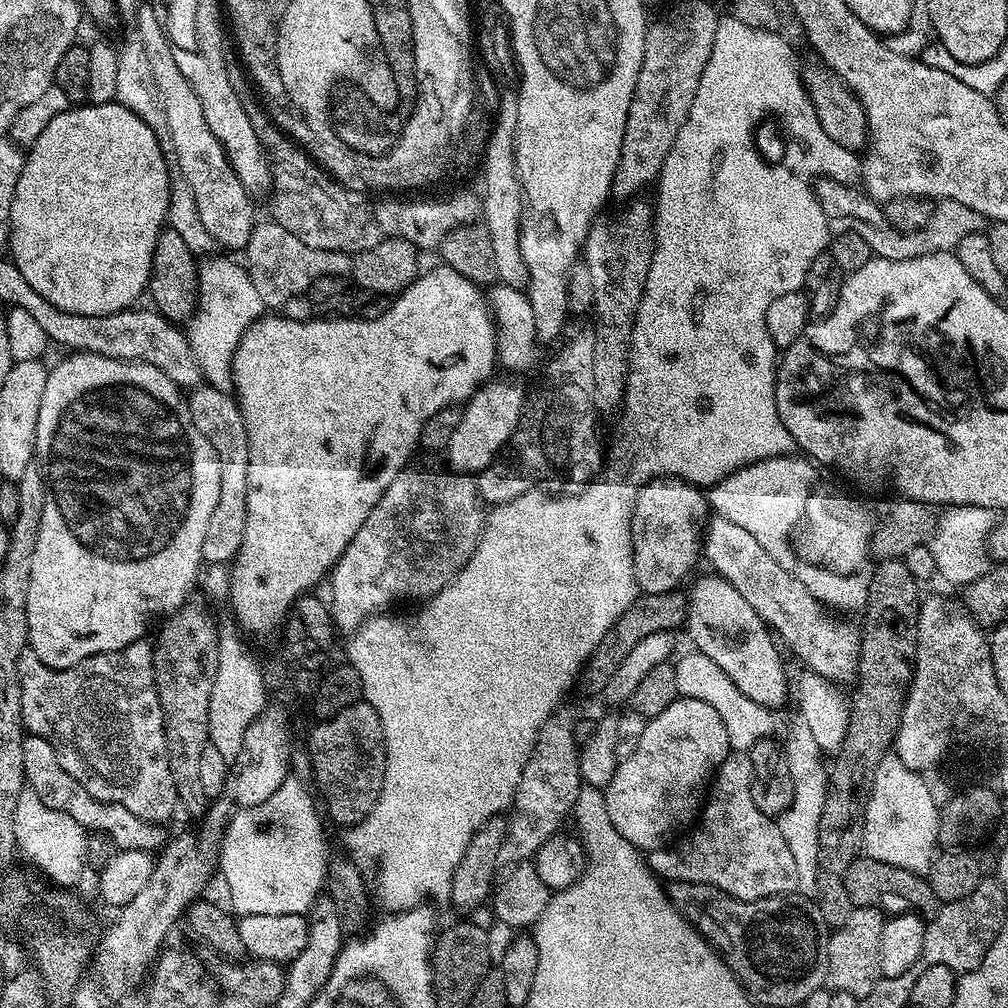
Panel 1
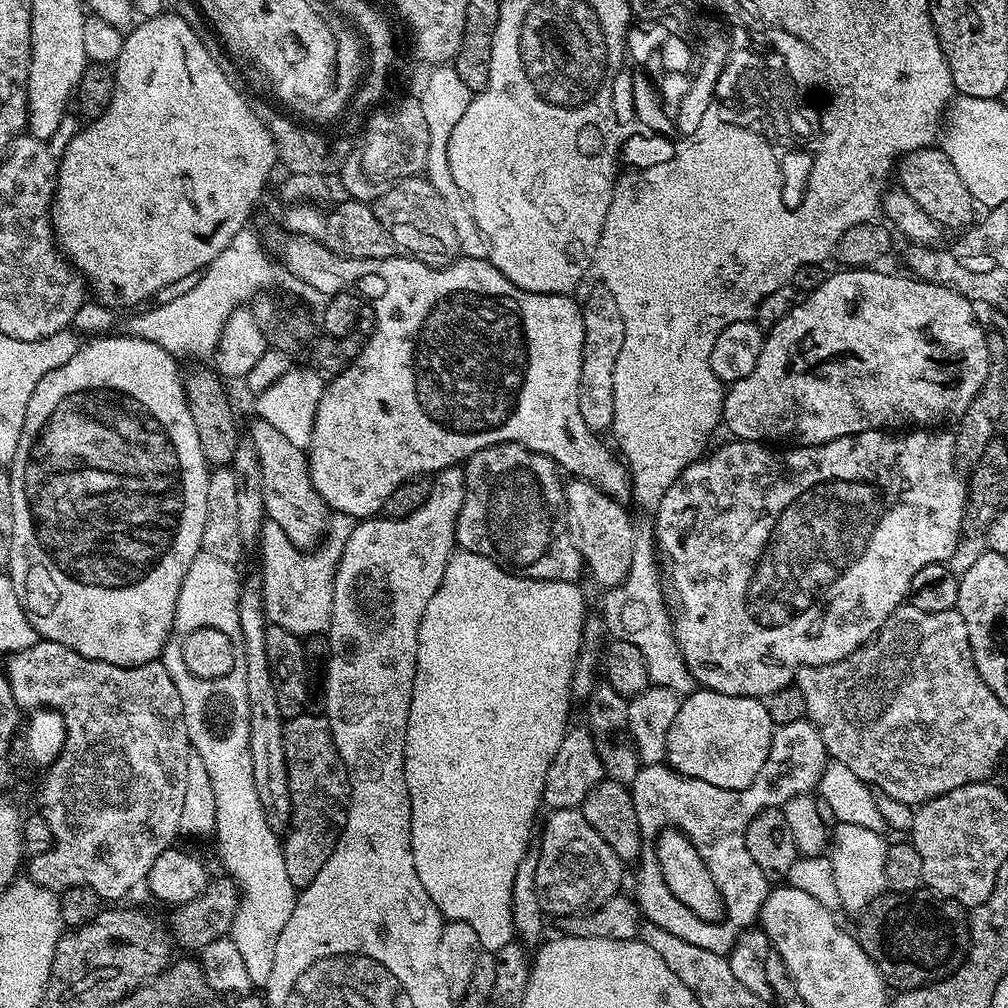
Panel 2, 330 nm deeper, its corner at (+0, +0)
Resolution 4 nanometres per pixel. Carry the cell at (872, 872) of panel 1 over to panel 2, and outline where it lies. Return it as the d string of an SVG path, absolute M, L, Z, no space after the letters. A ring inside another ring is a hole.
M891 890L885 891L883 896L878 899L870 901L864 911L859 913L860 920L854 927L854 935L860 941L862 950L866 950L866 954L871 960L876 963L878 970L884 976L884 982L892 990L903 990L906 988L920 988L923 984L933 984L936 980L945 980L960 963L964 961L964 956L968 952L968 918L969 913L965 911L961 905L957 904L955 900L945 900L943 898L931 898L927 900L924 894L909 894L907 892L894 892Z

